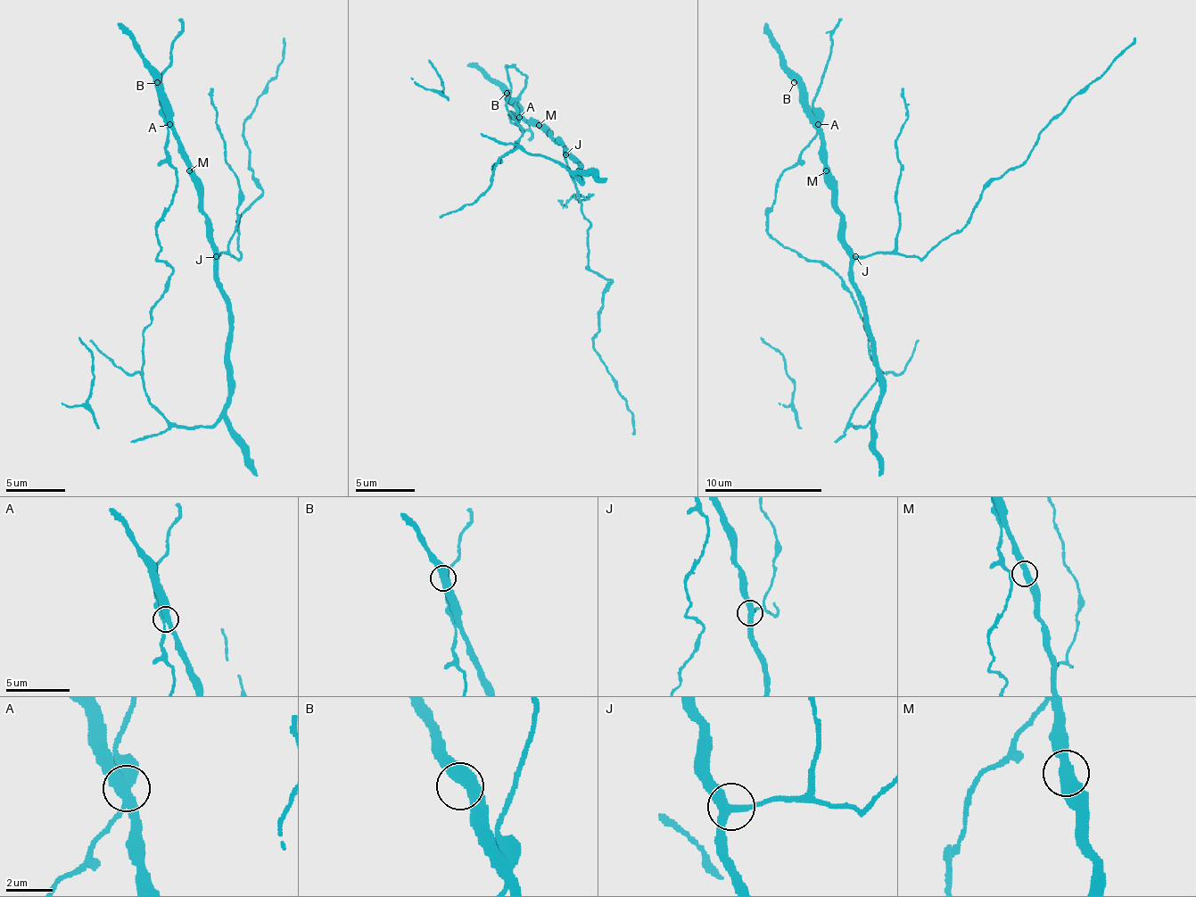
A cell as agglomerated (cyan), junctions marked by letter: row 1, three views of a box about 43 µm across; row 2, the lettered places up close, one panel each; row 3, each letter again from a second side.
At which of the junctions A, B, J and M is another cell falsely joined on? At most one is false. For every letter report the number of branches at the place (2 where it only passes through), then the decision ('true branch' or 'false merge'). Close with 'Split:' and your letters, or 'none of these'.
A: branches 3; true branch
B: branches 2; true branch
J: branches 3; true branch
M: branches 2; true branch
Split: none of these

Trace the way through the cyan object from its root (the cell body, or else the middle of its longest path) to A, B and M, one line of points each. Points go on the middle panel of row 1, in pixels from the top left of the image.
A: (568, 152), (539, 122), (523, 122), (518, 116)
B: (568, 152), (539, 122), (530, 122), (515, 107), (507, 93)
M: (568, 152), (539, 125)

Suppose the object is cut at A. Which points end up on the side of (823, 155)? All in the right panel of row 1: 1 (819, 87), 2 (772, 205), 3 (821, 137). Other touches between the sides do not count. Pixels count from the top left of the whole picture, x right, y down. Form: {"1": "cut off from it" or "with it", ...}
{"1": "cut off from it", "2": "cut off from it", "3": "with it"}

